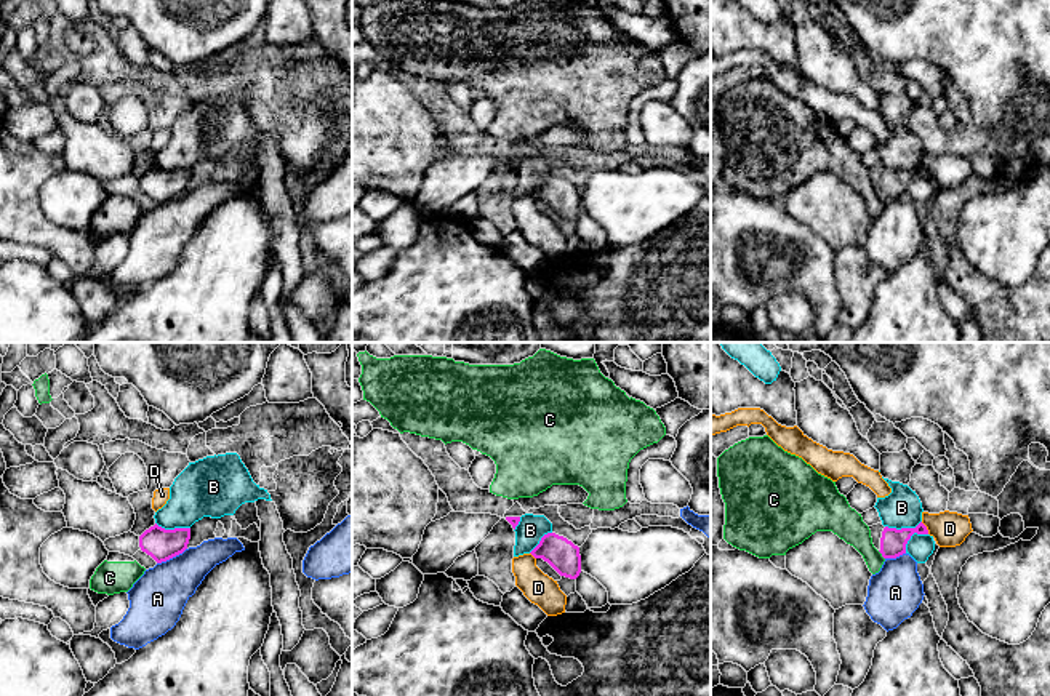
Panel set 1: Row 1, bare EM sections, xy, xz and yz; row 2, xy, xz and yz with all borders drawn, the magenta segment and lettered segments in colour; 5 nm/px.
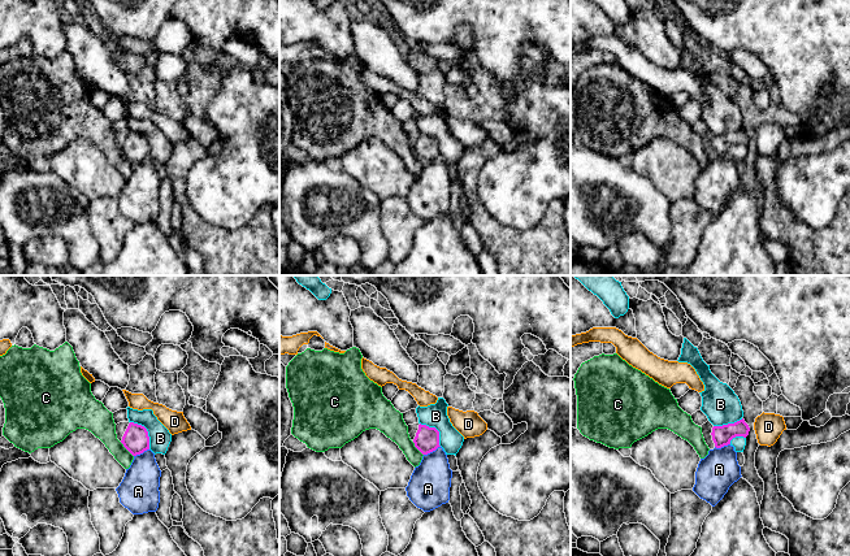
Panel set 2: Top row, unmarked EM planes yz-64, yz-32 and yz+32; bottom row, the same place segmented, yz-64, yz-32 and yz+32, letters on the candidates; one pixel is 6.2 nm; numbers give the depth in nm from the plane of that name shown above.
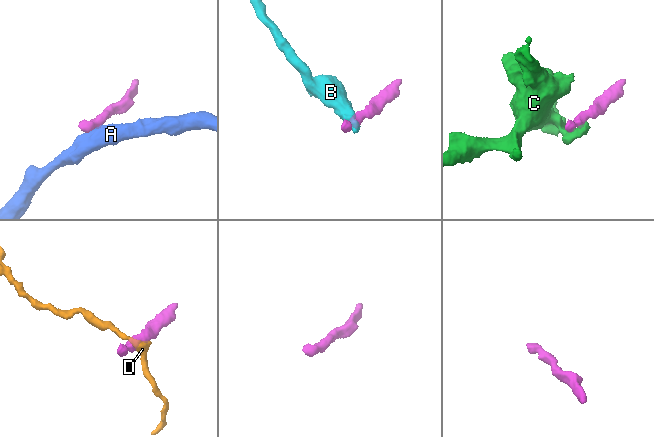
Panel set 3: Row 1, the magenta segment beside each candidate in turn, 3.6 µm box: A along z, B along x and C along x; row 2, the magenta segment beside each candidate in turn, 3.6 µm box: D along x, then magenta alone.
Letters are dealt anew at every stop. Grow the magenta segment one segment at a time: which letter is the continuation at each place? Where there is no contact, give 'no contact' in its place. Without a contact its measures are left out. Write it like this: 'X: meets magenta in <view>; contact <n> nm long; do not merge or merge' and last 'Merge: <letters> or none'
A: meets magenta in xy; contact 170 nm long; do not merge
B: meets magenta in yz; contact 190 nm long; do not merge
C: meets magenta in yz; contact 60 nm long; do not merge
D: meets magenta in yz; contact 80 nm long; do not merge
Merge: none

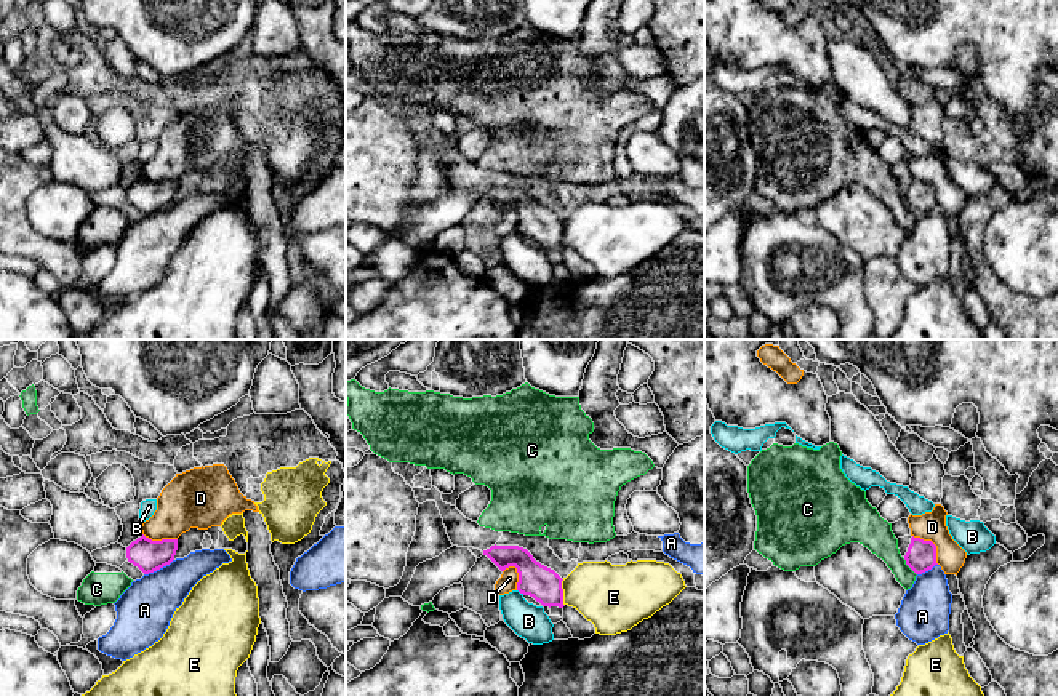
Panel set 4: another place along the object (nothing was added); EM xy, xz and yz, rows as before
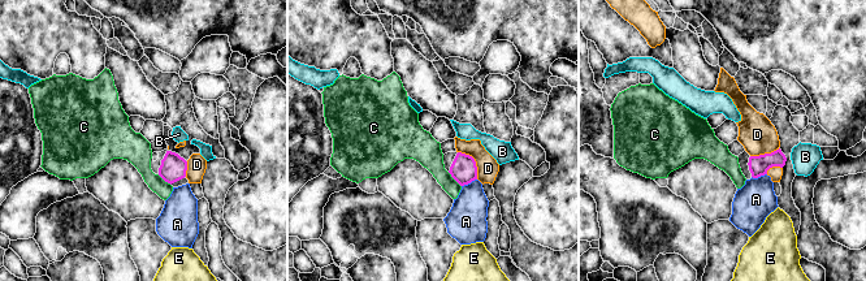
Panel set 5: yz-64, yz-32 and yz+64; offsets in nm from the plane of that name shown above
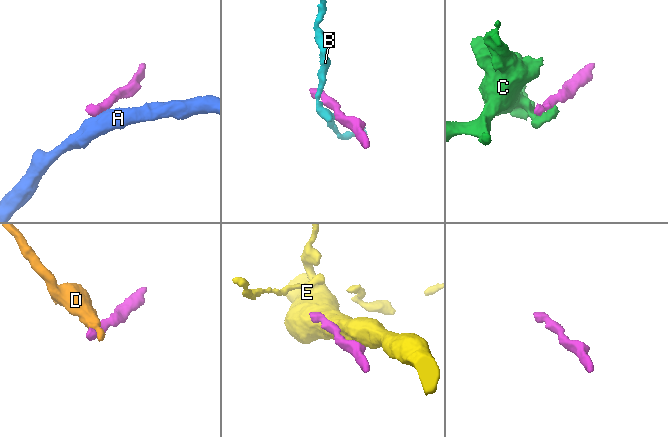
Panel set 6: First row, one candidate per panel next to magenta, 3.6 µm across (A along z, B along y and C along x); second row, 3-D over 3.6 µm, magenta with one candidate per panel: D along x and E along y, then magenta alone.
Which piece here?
A: meets magenta in xy; contact 170 nm long; do not merge
B: meets magenta in xz; contact 50 nm long; do not merge
C: meets magenta in yz; contact 110 nm long; do not merge
D: meets magenta in yz; contact 200 nm long; do not merge
E: meets magenta in xz; contact 140 nm long; do not merge
Merge: none

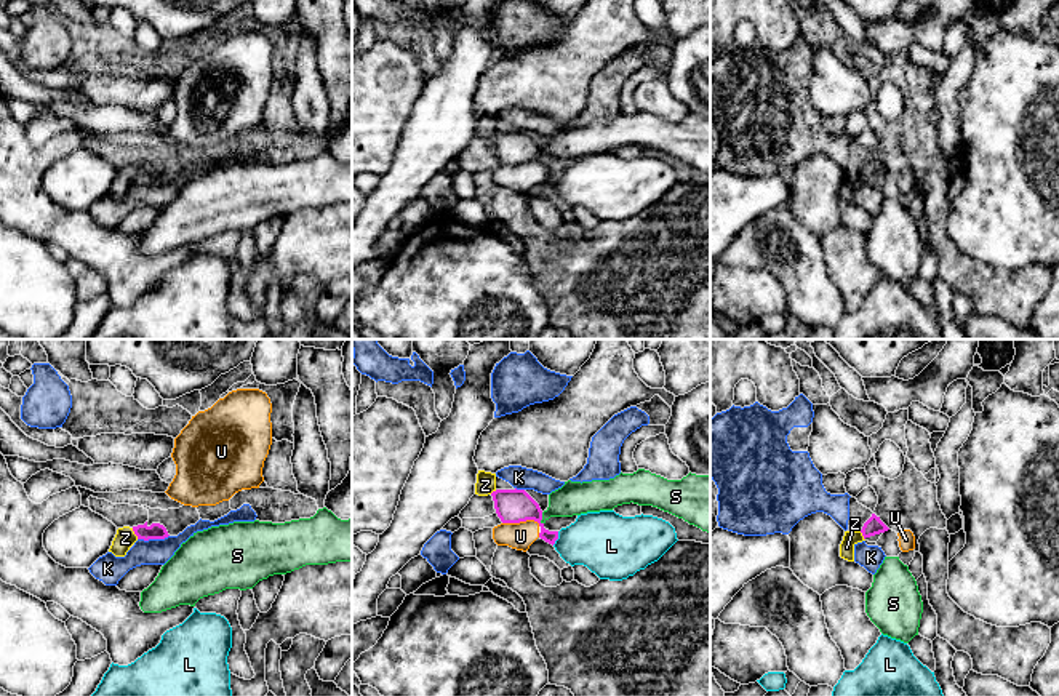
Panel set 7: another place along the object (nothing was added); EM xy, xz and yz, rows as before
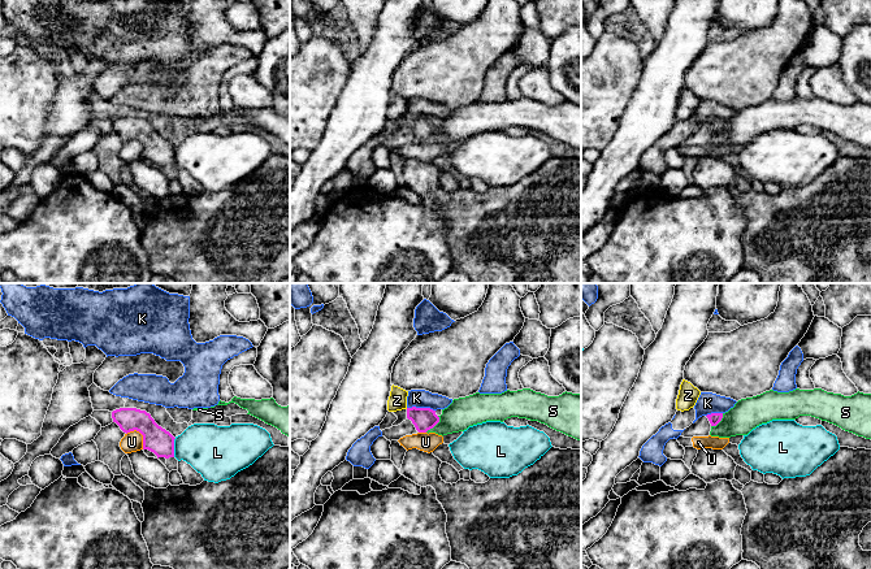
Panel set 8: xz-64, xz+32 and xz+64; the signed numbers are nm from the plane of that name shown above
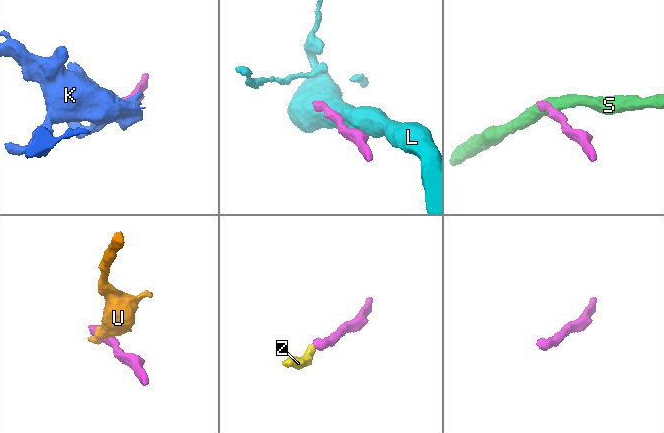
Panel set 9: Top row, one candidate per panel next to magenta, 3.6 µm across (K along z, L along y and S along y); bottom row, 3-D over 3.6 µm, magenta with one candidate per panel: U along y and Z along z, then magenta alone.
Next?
K: meets magenta in xy; contact 160 nm long; do not merge
L: meets magenta in xz; contact 80 nm long; do not merge
S: meets magenta in xz; contact 60 nm long; do not merge
U: meets magenta in xz; contact 190 nm long; do not merge
Z: meets magenta in xy; contact 70 nm long; merge
Merge: Z

